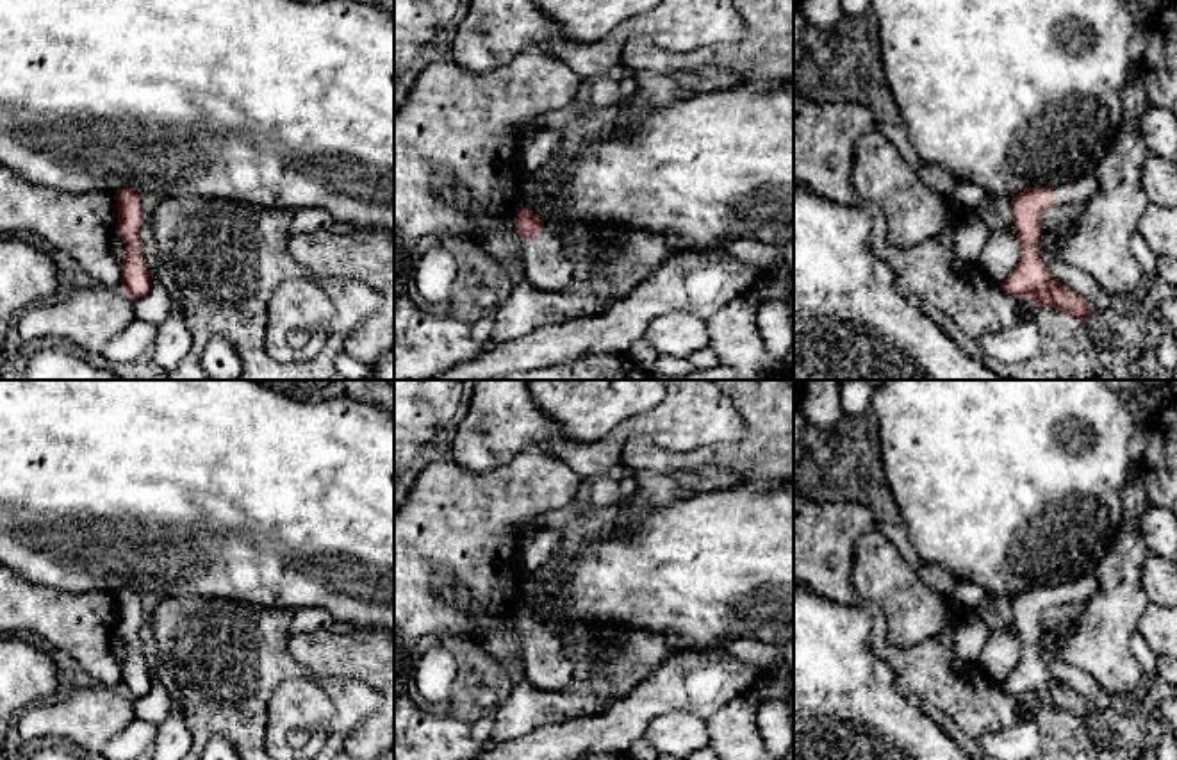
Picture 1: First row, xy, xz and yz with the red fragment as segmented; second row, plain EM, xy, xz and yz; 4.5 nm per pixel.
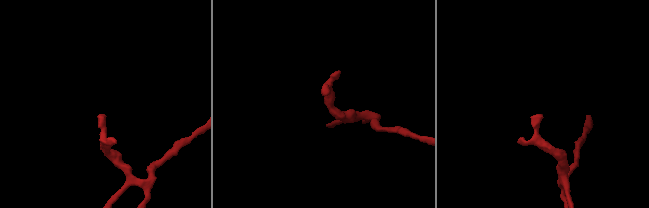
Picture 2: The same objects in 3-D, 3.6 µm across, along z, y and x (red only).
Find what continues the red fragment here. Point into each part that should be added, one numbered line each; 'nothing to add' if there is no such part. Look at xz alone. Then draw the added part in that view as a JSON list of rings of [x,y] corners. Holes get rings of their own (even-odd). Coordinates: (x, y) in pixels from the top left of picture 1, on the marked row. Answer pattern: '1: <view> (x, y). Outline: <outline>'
1: xz (546, 264). Outline: [[[542,230],[524,246],[524,280],[544,291],[562,291],[569,282],[569,257],[562,243],[547,230]]]

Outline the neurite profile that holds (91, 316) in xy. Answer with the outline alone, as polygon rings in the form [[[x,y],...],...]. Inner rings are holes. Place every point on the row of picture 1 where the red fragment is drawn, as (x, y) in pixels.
[[[95,282],[23,309],[14,323],[25,343],[46,337],[103,353],[134,319],[134,298],[123,287]]]

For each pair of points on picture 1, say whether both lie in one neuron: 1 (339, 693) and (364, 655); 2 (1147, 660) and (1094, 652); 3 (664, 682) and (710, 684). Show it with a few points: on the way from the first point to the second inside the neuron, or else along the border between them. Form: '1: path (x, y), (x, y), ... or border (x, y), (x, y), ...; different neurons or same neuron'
1: border (314, 677), (357, 678), (375, 693); different neurons
2: border (1136, 628), (1131, 639), (1131, 652), (1145, 677); different neurons
3: path (674, 685), (699, 684); same neuron

